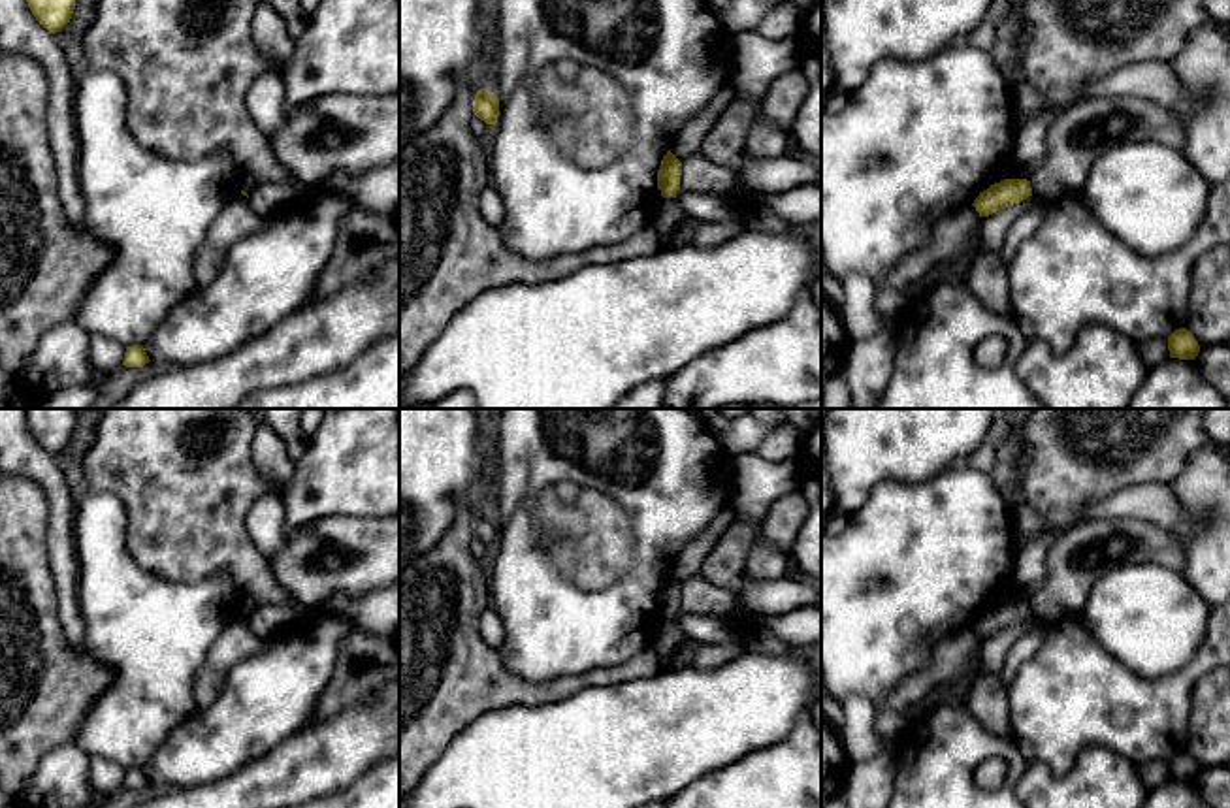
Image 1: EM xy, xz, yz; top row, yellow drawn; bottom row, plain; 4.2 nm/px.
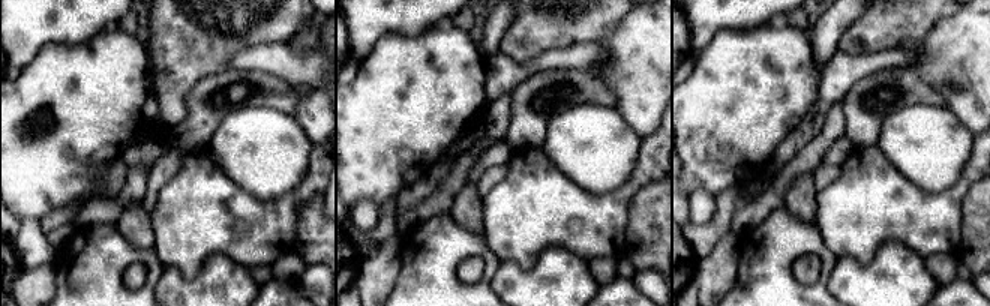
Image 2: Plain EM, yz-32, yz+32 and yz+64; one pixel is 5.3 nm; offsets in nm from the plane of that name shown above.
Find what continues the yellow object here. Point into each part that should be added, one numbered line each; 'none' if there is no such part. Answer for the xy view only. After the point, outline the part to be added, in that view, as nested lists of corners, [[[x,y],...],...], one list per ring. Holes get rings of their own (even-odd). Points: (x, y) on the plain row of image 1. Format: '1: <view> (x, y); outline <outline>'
none

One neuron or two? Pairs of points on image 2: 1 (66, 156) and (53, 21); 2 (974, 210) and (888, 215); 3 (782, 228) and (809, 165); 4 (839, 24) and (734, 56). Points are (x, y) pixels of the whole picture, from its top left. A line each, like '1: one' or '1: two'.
1: two
2: two
3: two
4: two

